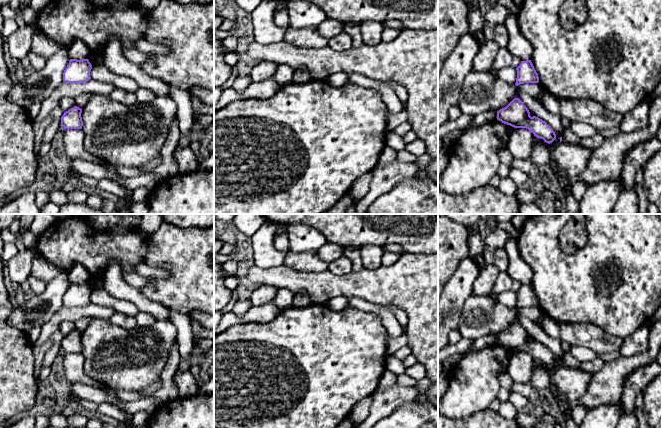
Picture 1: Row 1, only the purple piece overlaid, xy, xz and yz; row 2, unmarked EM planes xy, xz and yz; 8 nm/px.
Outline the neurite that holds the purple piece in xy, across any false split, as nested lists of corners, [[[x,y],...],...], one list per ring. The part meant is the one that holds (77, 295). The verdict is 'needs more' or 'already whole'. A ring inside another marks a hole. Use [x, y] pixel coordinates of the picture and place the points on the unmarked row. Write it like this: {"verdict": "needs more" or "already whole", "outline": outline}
{"verdict": "already whole", "outline": [[[70,283],[63,296],[63,305],[67,307],[84,307],[91,303],[92,289],[88,283]]]}

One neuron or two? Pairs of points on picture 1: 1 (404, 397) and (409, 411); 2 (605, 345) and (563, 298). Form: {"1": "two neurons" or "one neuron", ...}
{"1": "two neurons", "2": "two neurons"}

